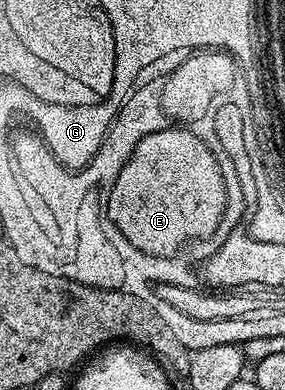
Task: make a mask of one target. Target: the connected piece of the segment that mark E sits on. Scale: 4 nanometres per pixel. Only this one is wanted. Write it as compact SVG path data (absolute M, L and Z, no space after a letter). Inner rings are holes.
M156 127L122 171L107 218L115 231L131 236L139 248L147 248L147 252L171 252L183 236L211 232L215 220L219 220L222 205L223 180L215 172L215 160L203 152L203 144L182 132L163 132ZM167 136L175 136L175 152L183 160L159 160L163 148L167 148ZM159 180L171 180L171 184L158 184Z

